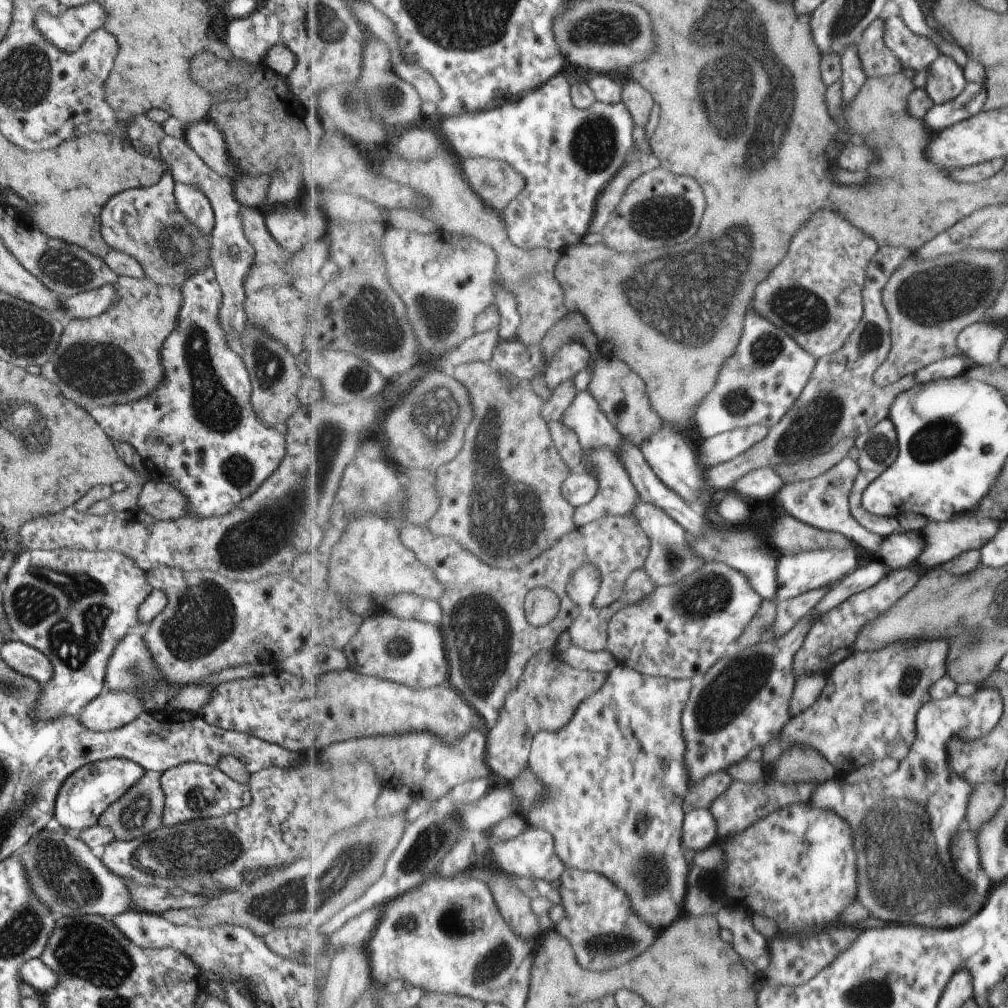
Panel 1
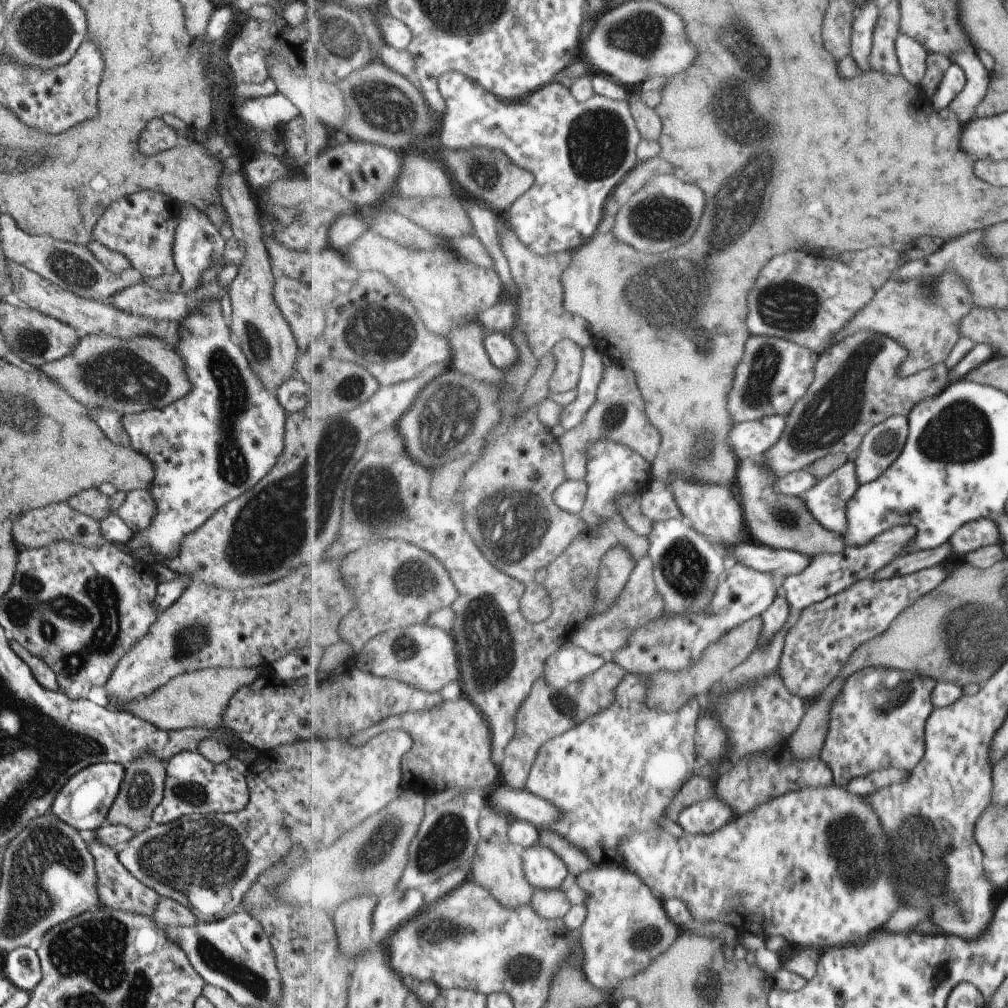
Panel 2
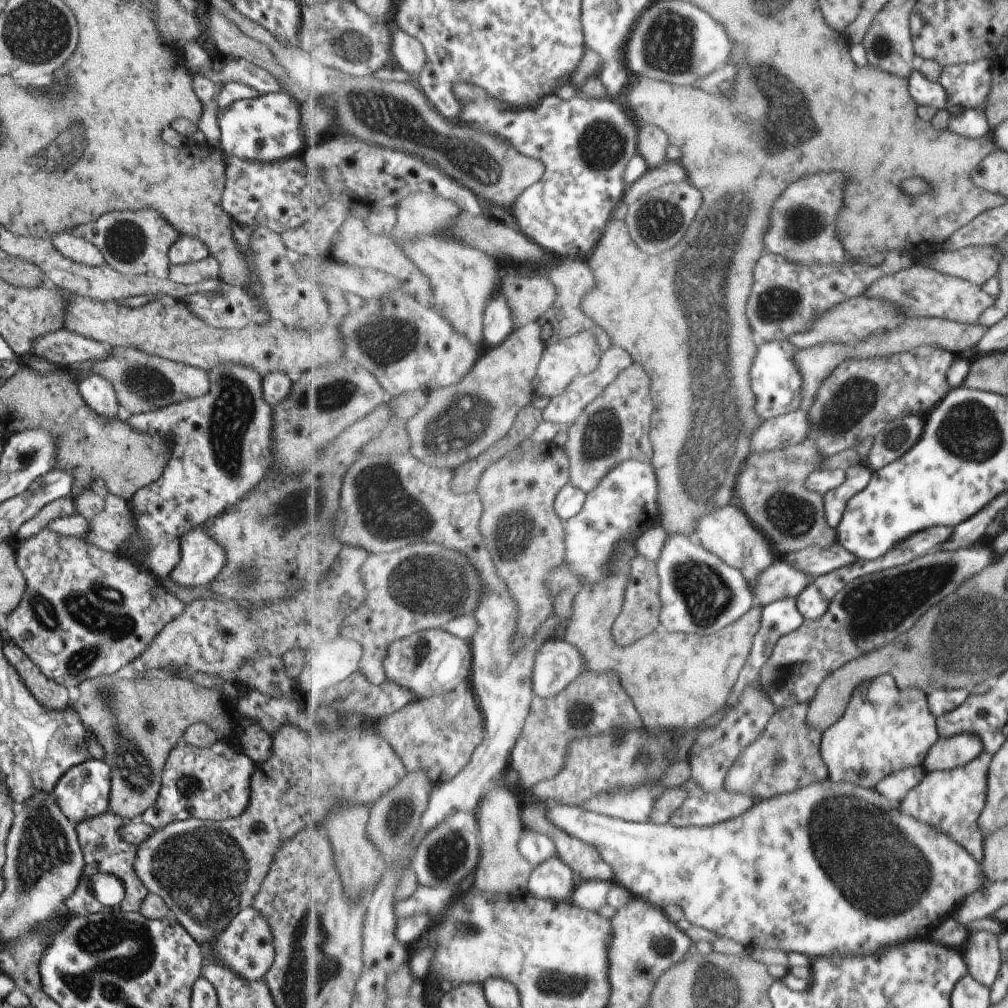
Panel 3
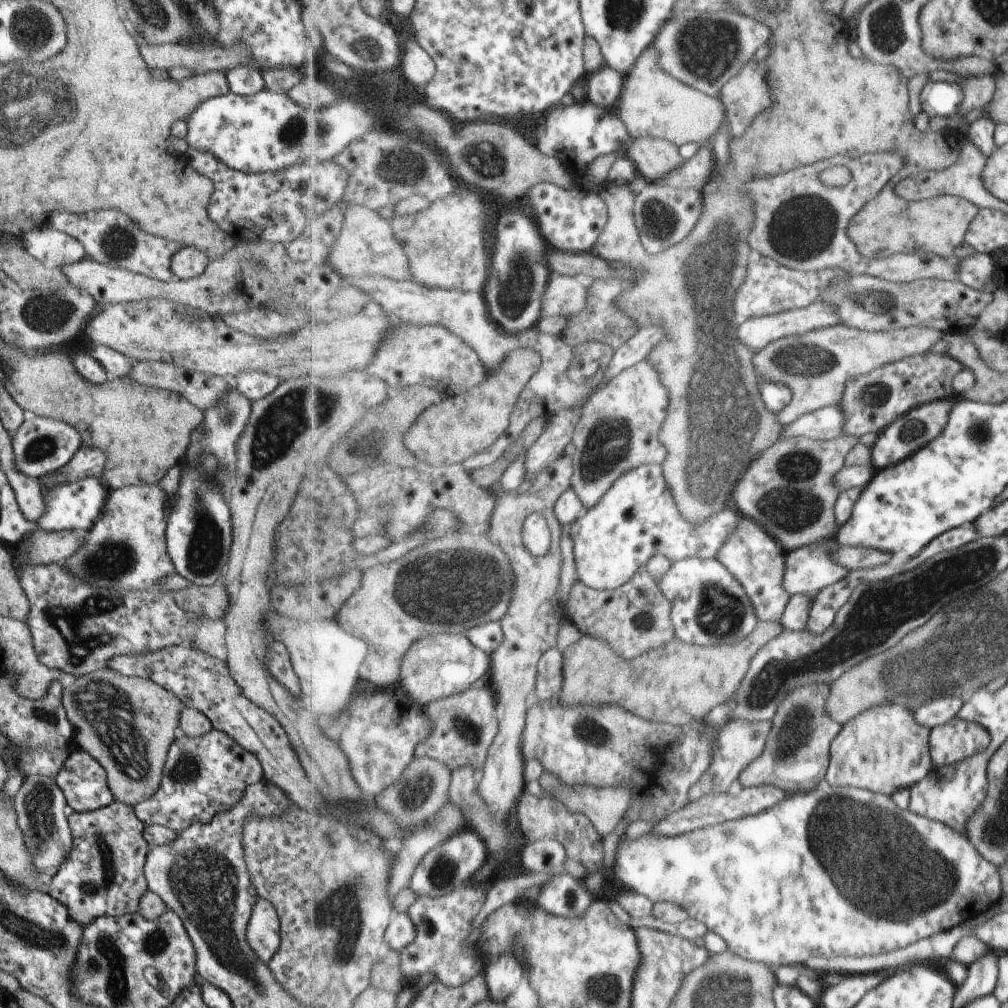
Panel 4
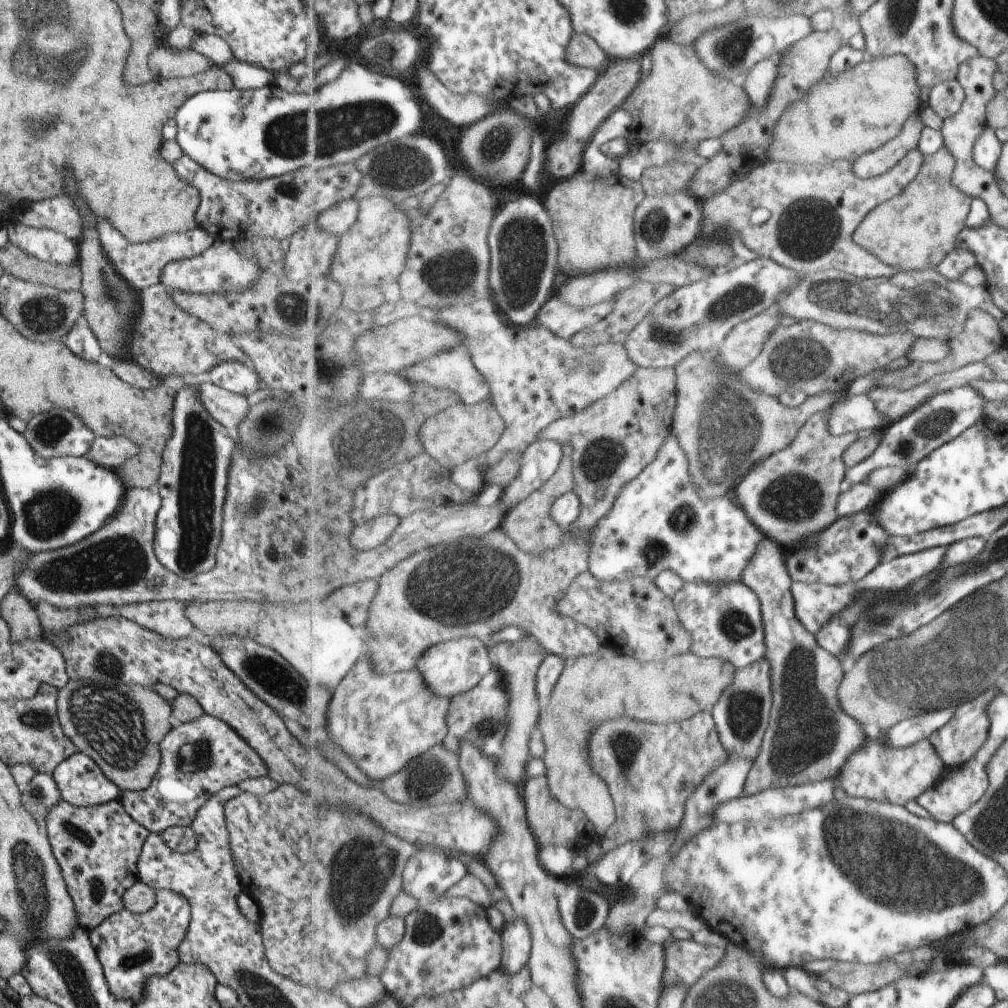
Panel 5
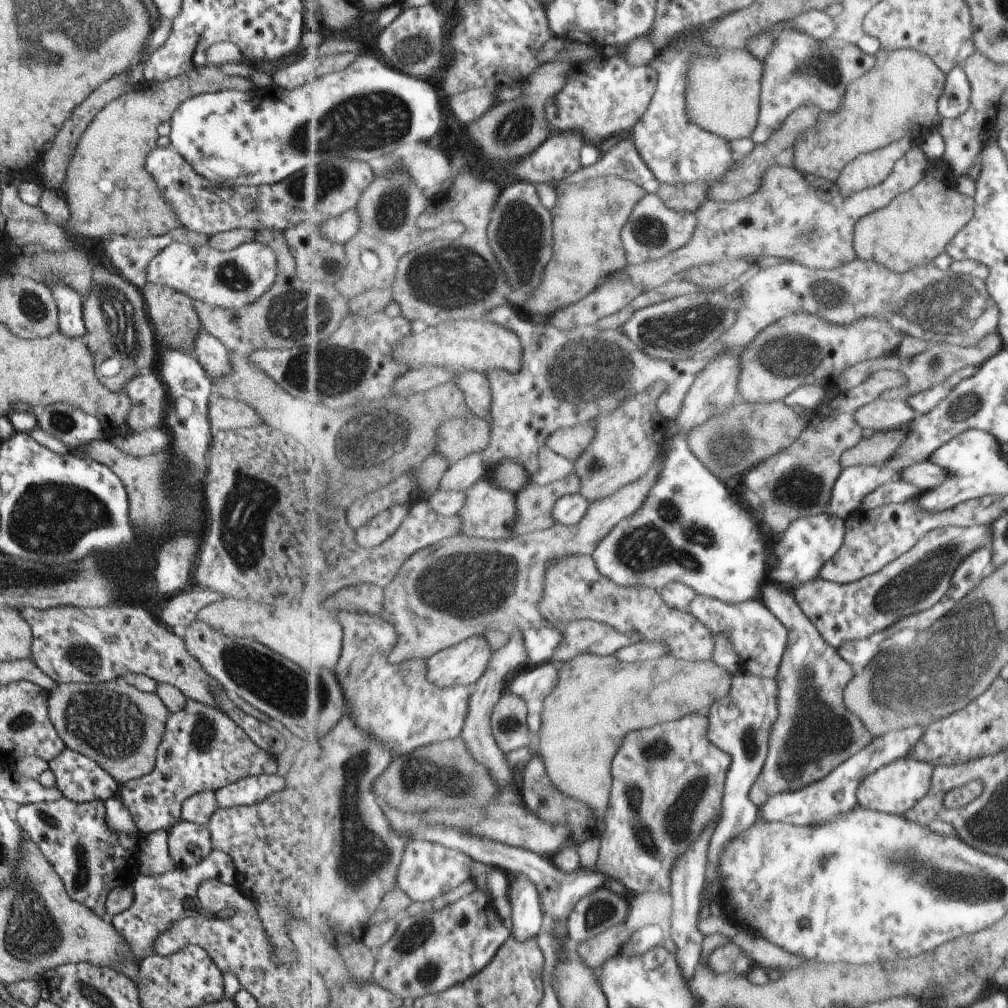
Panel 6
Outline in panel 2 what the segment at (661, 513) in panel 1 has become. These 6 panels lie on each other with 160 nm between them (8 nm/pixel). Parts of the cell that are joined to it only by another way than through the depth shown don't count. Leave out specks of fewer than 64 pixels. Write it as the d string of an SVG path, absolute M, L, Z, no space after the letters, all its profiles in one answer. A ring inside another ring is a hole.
M681 518L652 522L648 539L648 556L654 560L655 582L665 600L663 615L669 613L674 617L684 615L687 611L707 610L717 588L717 579L726 569L728 557L724 548L713 544L707 536Z

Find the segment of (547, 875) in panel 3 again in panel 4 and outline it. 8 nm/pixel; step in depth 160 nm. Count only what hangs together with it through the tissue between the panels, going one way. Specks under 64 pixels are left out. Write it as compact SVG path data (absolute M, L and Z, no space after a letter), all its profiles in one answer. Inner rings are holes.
M561 869L554 873L552 879L542 885L538 904L556 915L575 918L585 915L594 900L594 894L587 890L583 880L577 880L569 872Z

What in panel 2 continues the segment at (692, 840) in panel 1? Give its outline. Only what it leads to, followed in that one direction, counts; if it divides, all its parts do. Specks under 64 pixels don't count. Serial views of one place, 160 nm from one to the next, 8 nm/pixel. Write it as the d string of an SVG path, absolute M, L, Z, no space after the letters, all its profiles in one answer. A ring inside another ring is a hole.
M715 796L688 806L679 816L677 823L685 834L708 835L720 831L735 816L732 808Z

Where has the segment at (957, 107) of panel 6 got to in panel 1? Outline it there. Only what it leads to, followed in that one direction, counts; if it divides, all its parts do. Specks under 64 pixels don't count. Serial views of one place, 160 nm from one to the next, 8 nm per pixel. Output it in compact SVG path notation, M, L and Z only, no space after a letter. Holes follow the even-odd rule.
M901 16L884 18L884 35L887 46L902 60L905 69L924 71L941 56L938 42L913 32Z

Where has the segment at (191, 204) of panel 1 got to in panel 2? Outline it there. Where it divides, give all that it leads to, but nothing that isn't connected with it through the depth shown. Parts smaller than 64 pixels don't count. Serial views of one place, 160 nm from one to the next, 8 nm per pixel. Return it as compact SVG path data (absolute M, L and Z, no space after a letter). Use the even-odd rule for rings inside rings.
M193 205L179 207L178 221L175 227L175 236L172 246L172 259L174 267L181 277L181 292L189 295L189 291L201 286L201 274L207 270L213 262L224 260L223 248L225 240L221 237L218 228L208 219L206 213L202 213ZM215 297L205 299L200 302L198 306L199 313L187 313L184 317L181 317L178 321L178 341L176 342L177 354L183 361L183 370L186 374L187 380L191 385L189 392L174 400L171 404L160 409L153 409L133 414L126 414L120 416L121 424L128 434L130 440L129 446L139 454L148 458L148 461L153 467L152 481L150 482L150 488L148 491L154 498L156 504L156 513L153 520L150 521L150 525L143 531L134 533L127 542L127 546L133 549L134 552L137 549L143 549L149 551L152 555L163 555L167 560L172 557L177 551L179 543L182 543L182 538L188 535L191 531L199 528L218 508L221 508L226 502L237 498L240 494L243 494L247 489L250 489L254 484L257 484L259 480L263 478L271 470L271 467L275 464L276 458L282 451L284 443L284 420L285 412L281 408L281 405L276 401L274 393L266 391L259 379L251 372L246 358L243 356L241 349L238 347L234 338L231 336L229 329L226 327L226 322L221 316L221 309L219 309L219 301Z

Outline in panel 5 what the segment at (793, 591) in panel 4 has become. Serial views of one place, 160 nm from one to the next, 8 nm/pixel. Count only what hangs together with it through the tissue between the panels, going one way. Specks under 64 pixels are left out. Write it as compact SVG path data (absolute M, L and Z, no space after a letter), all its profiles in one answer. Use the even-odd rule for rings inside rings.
M876 510L839 518L827 530L821 532L818 543L812 549L788 551L786 563L793 582L846 585L858 583L870 575L879 564L880 546L891 537L876 522Z

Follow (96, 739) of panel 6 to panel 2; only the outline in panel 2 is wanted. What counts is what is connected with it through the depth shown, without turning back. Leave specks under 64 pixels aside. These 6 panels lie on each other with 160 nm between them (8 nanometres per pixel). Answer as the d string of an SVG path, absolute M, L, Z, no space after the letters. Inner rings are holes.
M227 667L191 671L190 673L183 673L170 678L164 685L157 687L149 696L146 696L145 699L137 699L133 703L116 705L115 707L107 699L107 706L115 708L115 710L130 712L164 731L184 728L207 727L212 729L221 727L230 732L232 743L235 741L243 743L231 730L222 724L220 716L233 693L242 686L253 682L257 675L266 670L264 667L243 667L238 669ZM149 754L135 759L133 763L123 765L123 768L123 780L106 812L105 823L123 825L132 830L133 834L137 834L149 826L152 810L161 802L165 778L164 762Z

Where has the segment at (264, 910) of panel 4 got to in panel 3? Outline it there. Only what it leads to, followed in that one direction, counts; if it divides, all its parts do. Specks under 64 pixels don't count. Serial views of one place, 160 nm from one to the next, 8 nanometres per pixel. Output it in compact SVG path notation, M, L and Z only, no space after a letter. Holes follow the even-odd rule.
M250 906L241 909L231 918L230 923L219 933L212 942L208 956L218 961L230 970L236 977L248 983L263 980L274 961L274 948L271 944L270 928L267 921Z

